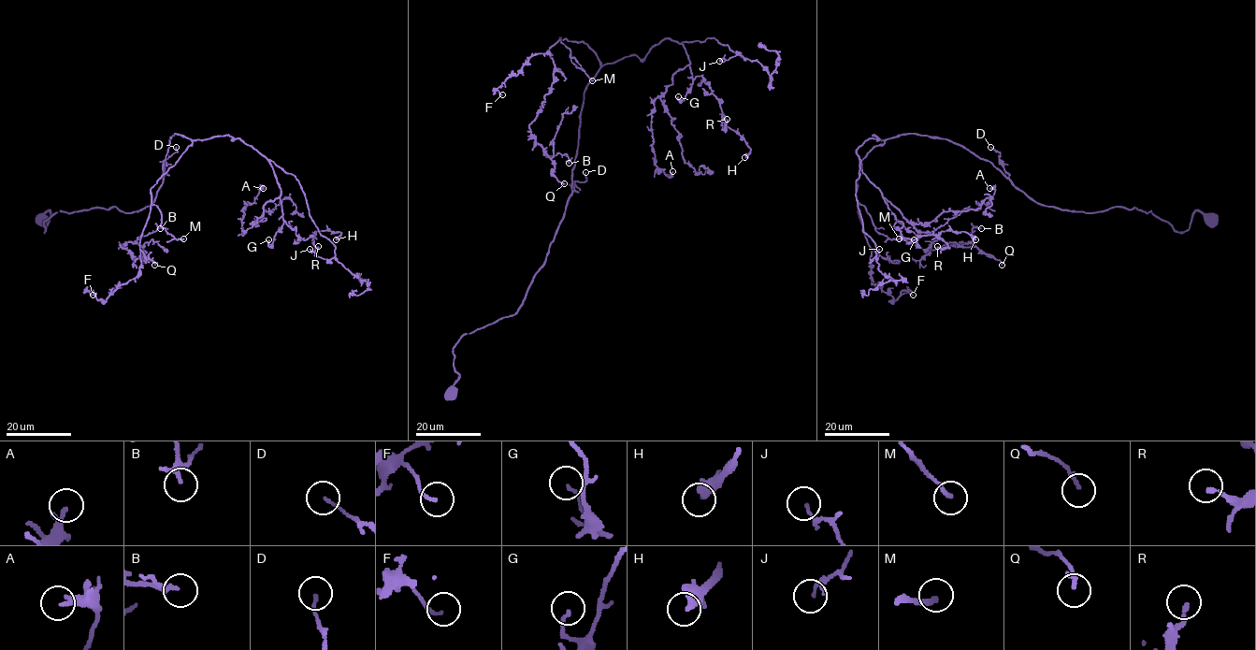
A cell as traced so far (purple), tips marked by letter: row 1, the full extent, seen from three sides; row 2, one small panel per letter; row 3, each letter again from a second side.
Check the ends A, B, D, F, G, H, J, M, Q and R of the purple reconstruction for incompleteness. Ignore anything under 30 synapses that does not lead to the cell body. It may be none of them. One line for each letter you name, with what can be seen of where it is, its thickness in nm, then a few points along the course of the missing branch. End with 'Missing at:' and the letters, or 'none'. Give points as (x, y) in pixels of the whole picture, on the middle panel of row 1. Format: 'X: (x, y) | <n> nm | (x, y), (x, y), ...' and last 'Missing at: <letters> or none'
M: (592, 80) | 200 nm | (592, 80), (596, 85), (594, 93), (604, 102), (611, 118), (610, 164)
Missing at: M

